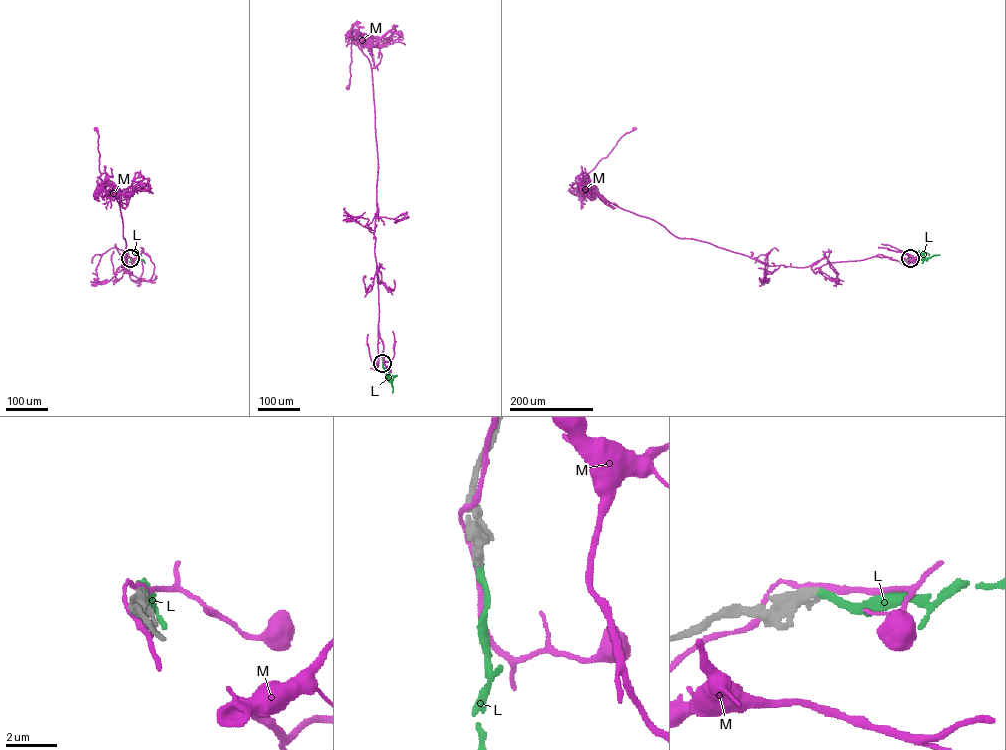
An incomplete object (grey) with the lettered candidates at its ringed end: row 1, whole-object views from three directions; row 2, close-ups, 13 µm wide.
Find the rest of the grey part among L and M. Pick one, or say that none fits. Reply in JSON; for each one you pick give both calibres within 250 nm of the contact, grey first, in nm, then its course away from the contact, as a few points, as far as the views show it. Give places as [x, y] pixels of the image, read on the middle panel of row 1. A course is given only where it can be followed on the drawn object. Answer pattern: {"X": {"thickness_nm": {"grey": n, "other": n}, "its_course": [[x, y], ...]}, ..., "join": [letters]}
{"L": {"thickness_nm": {"grey": 360, "other": 280}, "its_course": [[382, 363], [389, 377], [386, 378], [392, 382]]}, "join": ["L"]}

